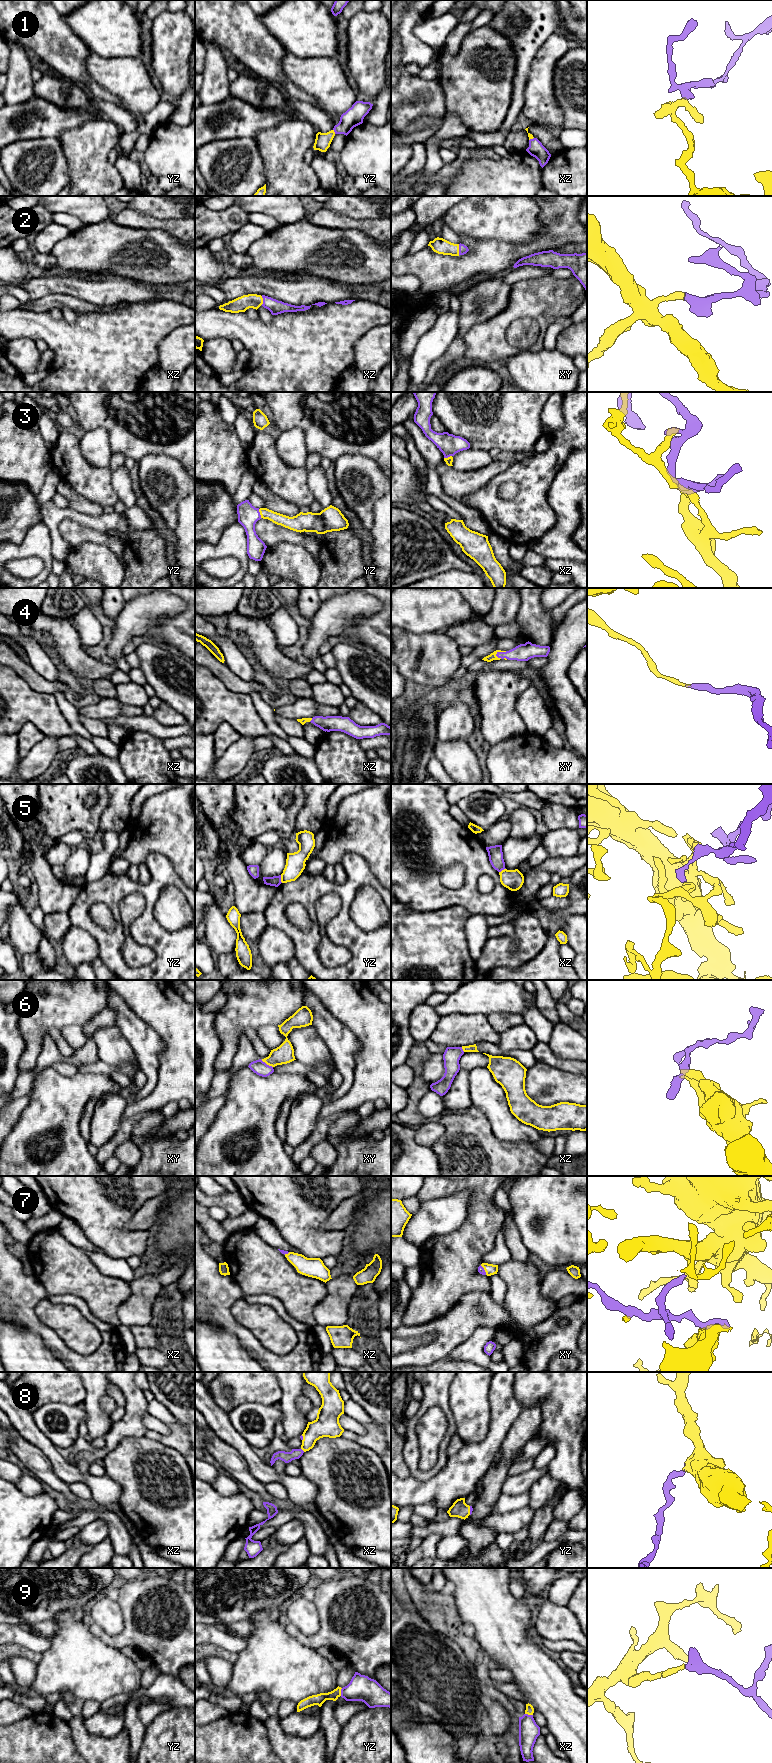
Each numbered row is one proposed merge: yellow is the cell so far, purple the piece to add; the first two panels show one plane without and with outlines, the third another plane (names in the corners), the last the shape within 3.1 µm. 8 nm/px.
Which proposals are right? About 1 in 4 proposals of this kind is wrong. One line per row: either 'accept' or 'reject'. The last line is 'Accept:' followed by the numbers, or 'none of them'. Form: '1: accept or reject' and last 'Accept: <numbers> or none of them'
1: accept
2: accept
3: accept
4: accept
5: reject
6: reject
7: accept
8: accept
9: accept
Accept: 1, 2, 3, 4, 7, 8, 9

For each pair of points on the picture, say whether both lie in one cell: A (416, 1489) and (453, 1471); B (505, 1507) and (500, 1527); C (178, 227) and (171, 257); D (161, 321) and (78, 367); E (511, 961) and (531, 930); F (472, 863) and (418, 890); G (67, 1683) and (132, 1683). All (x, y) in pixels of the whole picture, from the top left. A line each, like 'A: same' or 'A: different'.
A: same
B: different
C: different
D: same
E: same
F: same
G: same

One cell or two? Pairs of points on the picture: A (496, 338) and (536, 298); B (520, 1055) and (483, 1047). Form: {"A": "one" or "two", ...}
{"A": "one", "B": "one"}

